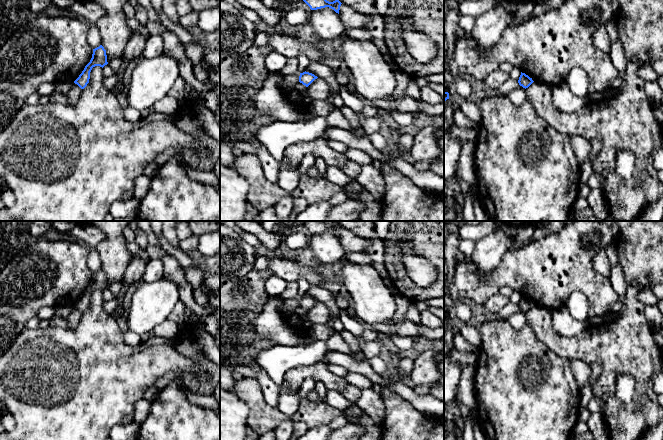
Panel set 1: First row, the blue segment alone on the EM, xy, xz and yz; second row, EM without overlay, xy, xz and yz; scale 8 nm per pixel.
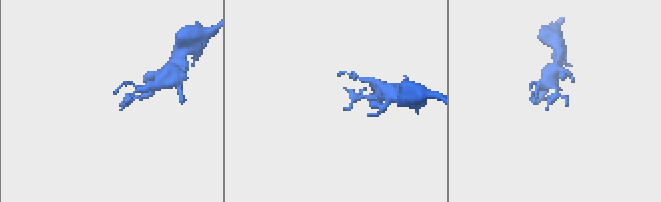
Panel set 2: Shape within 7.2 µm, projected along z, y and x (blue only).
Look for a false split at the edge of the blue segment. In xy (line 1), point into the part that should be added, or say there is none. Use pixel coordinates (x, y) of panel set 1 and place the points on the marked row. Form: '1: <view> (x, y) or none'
1: none

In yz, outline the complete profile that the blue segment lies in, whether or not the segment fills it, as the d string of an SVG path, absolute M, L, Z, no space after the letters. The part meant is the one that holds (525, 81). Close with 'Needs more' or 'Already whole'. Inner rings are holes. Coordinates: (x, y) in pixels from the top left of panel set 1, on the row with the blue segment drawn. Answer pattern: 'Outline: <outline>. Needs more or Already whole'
Outline: M521 72L521 75L519 77L518 83L520 86L522 86L523 88L528 88L534 81L532 80L532 78L530 78L528 75L526 75L525 73Z. Already whole

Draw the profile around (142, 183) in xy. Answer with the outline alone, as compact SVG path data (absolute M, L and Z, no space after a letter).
M140 175L135 180L134 198L142 200L148 193L151 186L151 178L145 175Z

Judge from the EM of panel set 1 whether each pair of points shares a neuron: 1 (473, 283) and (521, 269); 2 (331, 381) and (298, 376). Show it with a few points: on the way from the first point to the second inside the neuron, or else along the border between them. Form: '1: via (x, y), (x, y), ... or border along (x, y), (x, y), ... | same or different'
1: via (485, 284), (491, 284), (499, 277), (509, 273) | same
2: via (323, 374), (306, 373) | same

